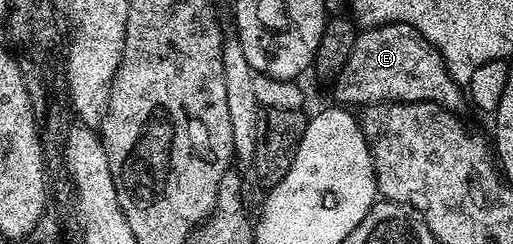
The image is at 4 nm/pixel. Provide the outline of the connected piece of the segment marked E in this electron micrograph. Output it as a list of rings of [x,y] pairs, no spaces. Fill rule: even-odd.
[[[388,21],[386,25],[362,28],[351,51],[351,59],[347,59],[333,83],[333,93],[345,107],[377,105],[381,101],[424,99],[457,111],[467,101],[462,86],[449,74],[441,52],[415,27],[402,21]]]

